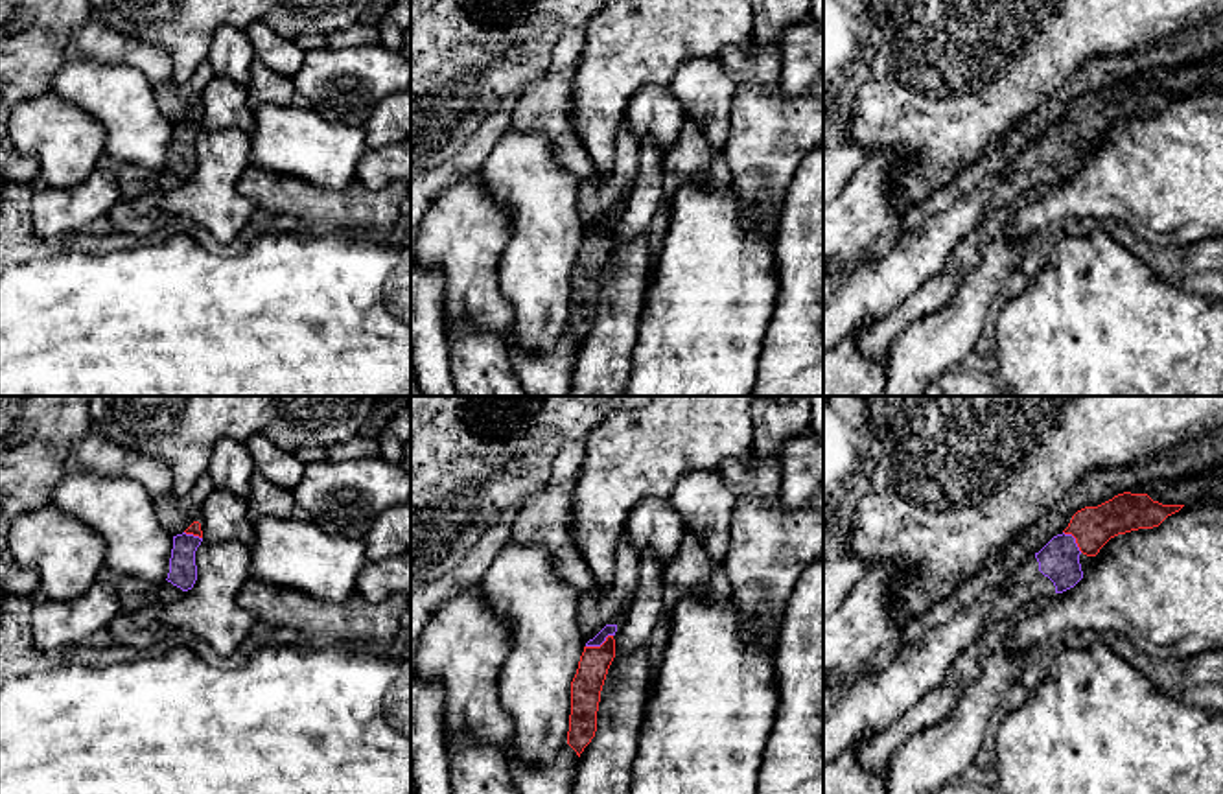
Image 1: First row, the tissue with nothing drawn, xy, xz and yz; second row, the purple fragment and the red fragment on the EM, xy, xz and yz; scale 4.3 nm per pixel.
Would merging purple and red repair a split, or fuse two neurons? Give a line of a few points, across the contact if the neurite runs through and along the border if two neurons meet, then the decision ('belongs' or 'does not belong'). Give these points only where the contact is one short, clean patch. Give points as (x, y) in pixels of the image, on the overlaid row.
line xz (610, 629), (599, 645), (586, 686); belongs

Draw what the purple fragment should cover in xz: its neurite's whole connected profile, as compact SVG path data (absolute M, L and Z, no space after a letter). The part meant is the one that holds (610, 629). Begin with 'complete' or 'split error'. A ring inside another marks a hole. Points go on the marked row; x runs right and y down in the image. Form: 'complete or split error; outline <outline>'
split error; outline M606 625L593 639L586 643L577 674L571 682L567 744L577 752L578 757L597 731L600 691L608 669L615 658L615 632L617 625Z

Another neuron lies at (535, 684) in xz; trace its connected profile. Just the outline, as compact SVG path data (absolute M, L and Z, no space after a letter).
M508 542L483 577L488 608L510 623L512 647L499 672L499 700L514 722L514 750L523 766L547 765L567 742L571 682L586 641L578 626L578 595L553 567L551 555L538 545Z

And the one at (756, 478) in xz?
M753 450L744 461L726 461L718 468L731 496L739 499L781 499L781 457L759 457Z

